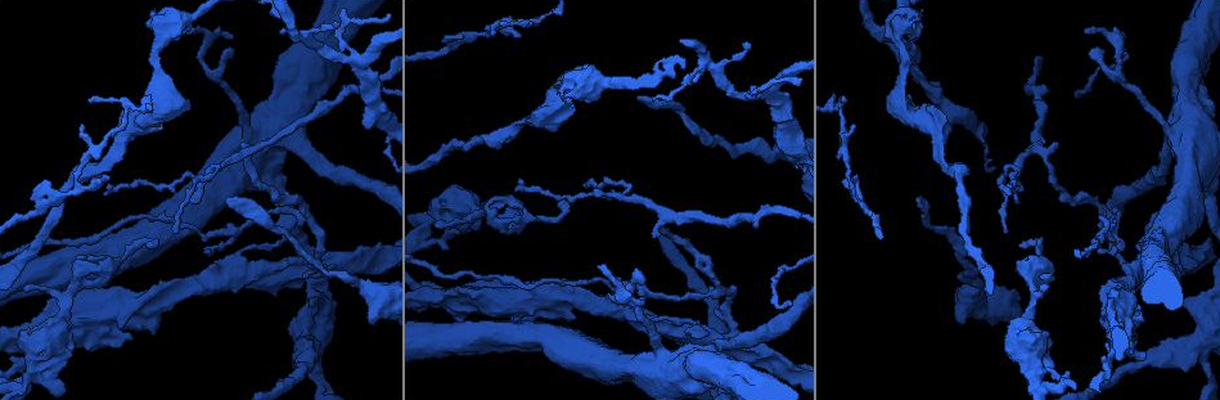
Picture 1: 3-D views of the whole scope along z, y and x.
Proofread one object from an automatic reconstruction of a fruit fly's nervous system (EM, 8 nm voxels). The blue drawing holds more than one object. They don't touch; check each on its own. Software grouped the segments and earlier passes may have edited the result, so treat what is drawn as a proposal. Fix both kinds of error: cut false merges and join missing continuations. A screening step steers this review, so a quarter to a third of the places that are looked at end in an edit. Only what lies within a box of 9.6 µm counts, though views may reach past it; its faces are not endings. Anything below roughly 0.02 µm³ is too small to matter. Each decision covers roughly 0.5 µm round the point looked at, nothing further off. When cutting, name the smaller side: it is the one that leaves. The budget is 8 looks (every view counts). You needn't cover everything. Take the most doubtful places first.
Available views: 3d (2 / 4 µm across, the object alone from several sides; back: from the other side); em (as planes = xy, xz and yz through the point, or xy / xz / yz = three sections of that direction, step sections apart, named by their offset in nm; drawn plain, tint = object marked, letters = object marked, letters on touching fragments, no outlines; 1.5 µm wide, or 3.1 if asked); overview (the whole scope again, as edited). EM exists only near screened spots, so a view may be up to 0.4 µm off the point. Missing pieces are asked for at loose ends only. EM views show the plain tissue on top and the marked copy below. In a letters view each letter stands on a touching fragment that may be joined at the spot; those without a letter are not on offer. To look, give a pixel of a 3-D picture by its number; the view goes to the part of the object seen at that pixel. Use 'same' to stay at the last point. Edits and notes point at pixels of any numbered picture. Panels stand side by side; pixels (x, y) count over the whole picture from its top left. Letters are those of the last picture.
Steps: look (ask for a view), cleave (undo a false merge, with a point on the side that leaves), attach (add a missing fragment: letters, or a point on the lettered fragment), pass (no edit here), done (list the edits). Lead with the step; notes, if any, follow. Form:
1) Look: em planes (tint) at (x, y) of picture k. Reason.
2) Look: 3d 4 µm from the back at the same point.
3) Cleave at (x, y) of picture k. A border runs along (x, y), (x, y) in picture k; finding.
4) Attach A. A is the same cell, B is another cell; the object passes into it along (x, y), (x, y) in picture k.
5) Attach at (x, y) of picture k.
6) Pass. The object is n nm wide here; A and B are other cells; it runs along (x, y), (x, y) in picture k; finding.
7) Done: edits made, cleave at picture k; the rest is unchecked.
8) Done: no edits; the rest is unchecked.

Look: 3d 4 µm at (122, 261) of picture 1. Touches itself.

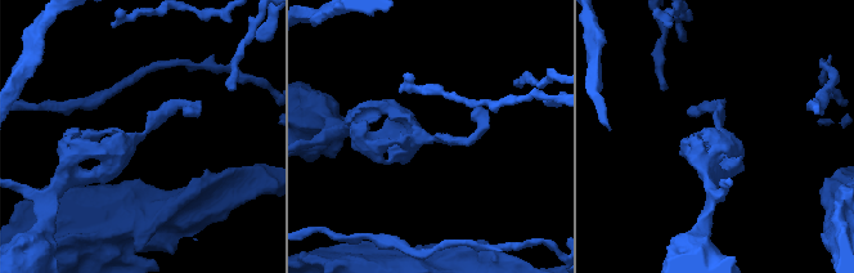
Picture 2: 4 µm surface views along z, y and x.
Look: em planes (letters) at (142, 134) of picture 2.

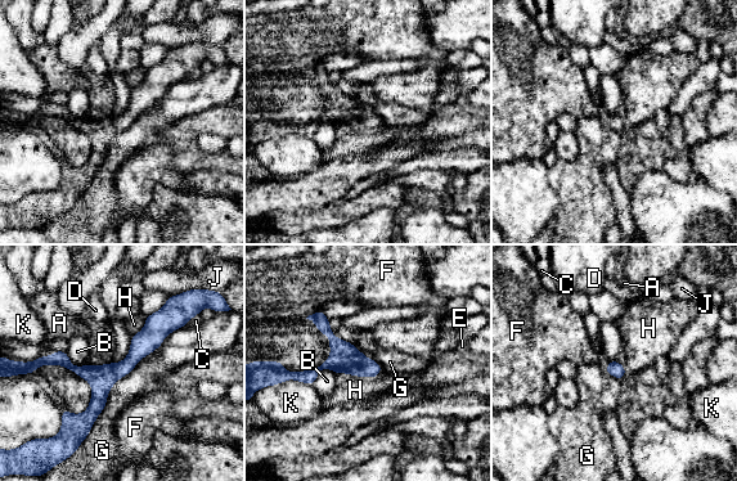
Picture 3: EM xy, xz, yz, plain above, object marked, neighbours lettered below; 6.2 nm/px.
Pass. A, B, C, D, E, F, G, H, J and K are other cells; a border runs along (184, 326), (112, 386), (79, 446) in picture 3; one neuron here.

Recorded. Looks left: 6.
Look: em planes (letters) at (607, 200) of picture 1. Thin end.

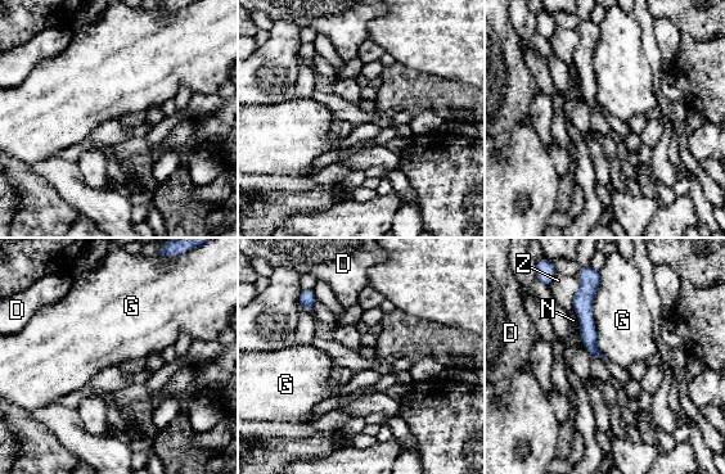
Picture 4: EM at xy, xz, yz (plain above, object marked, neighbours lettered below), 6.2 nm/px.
Pass. D, G, N and Z are other cells; it runs along (591, 288), (585, 319), (594, 351) in picture 4; none of them fits.

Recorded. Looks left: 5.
Look: em planes (tint) at (1056, 375) of picture 1. Sudden change in width.

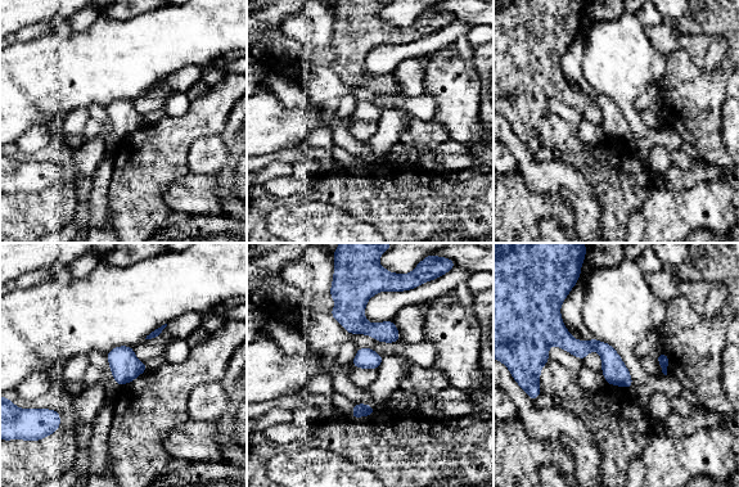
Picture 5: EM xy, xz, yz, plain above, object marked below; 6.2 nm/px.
Look: em planes (letters) at the same point.

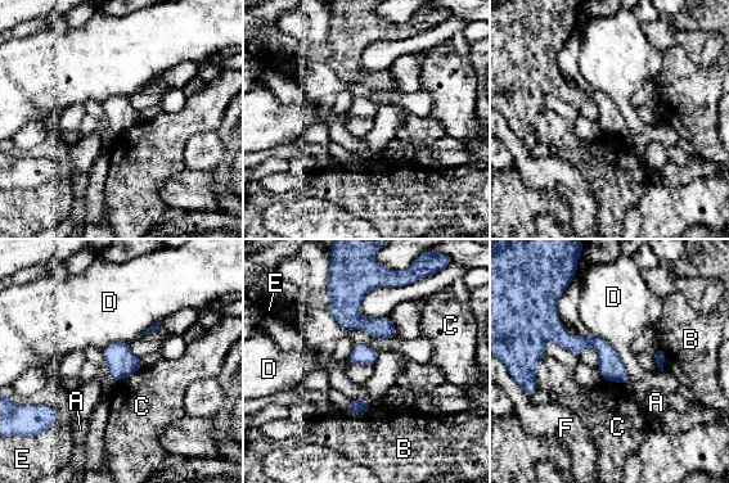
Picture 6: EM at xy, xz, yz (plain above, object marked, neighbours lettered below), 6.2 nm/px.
Cleave at (552, 329) of picture 6. A, B, C, D, E and F are other cells; two neurons meet here.

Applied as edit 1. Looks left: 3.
Done: edits made, cleave at picture 6; the rest is unchecked.

